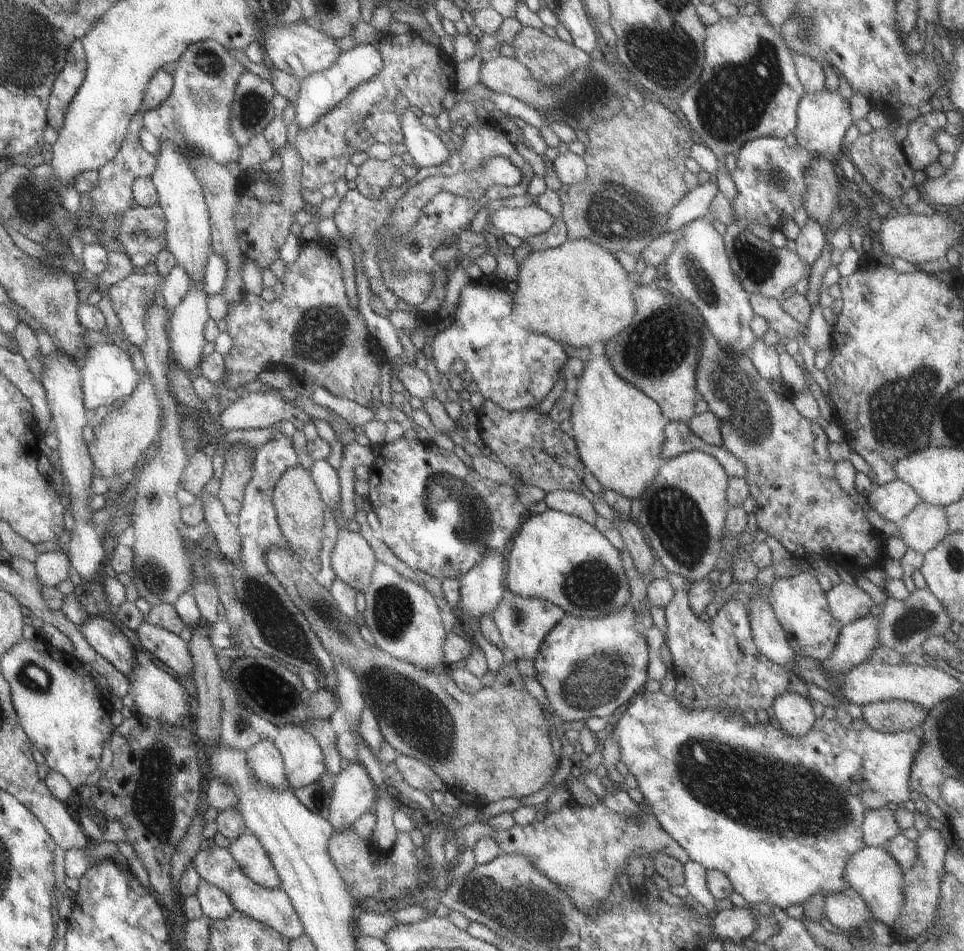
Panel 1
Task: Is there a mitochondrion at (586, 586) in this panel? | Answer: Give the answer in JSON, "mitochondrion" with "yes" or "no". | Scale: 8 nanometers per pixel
{"mitochondrion":"yes"}

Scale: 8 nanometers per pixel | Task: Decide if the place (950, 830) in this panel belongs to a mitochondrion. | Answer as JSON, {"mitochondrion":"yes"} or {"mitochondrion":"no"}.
{"mitochondrion":"no"}

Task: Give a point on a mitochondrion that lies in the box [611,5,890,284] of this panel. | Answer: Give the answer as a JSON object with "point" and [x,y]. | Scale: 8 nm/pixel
{"point":[731,101]}

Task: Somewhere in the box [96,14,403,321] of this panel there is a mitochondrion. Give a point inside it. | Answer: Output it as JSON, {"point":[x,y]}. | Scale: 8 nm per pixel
{"point":[210,66]}

